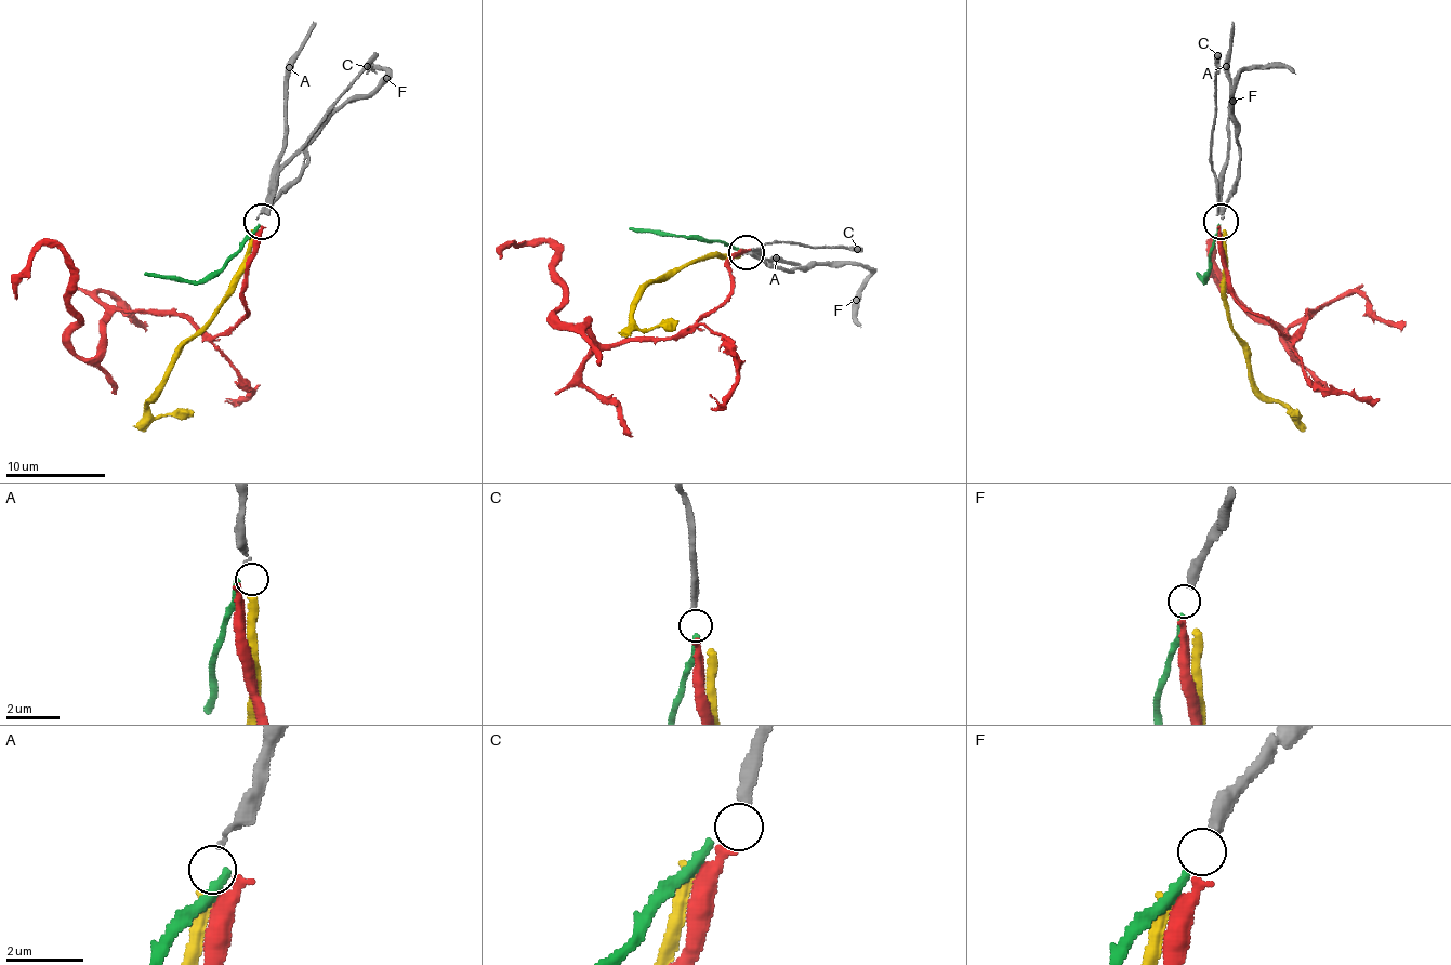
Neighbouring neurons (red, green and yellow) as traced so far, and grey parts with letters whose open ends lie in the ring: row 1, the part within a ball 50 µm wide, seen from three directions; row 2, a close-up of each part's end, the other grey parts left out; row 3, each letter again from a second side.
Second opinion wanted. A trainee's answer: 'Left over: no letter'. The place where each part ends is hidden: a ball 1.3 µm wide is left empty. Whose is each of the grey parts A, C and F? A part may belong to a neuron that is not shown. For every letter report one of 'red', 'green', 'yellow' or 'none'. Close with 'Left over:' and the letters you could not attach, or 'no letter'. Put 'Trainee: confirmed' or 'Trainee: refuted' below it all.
A: yellow
C: red
F: green
Left over: no letter
Trainee: confirmed

